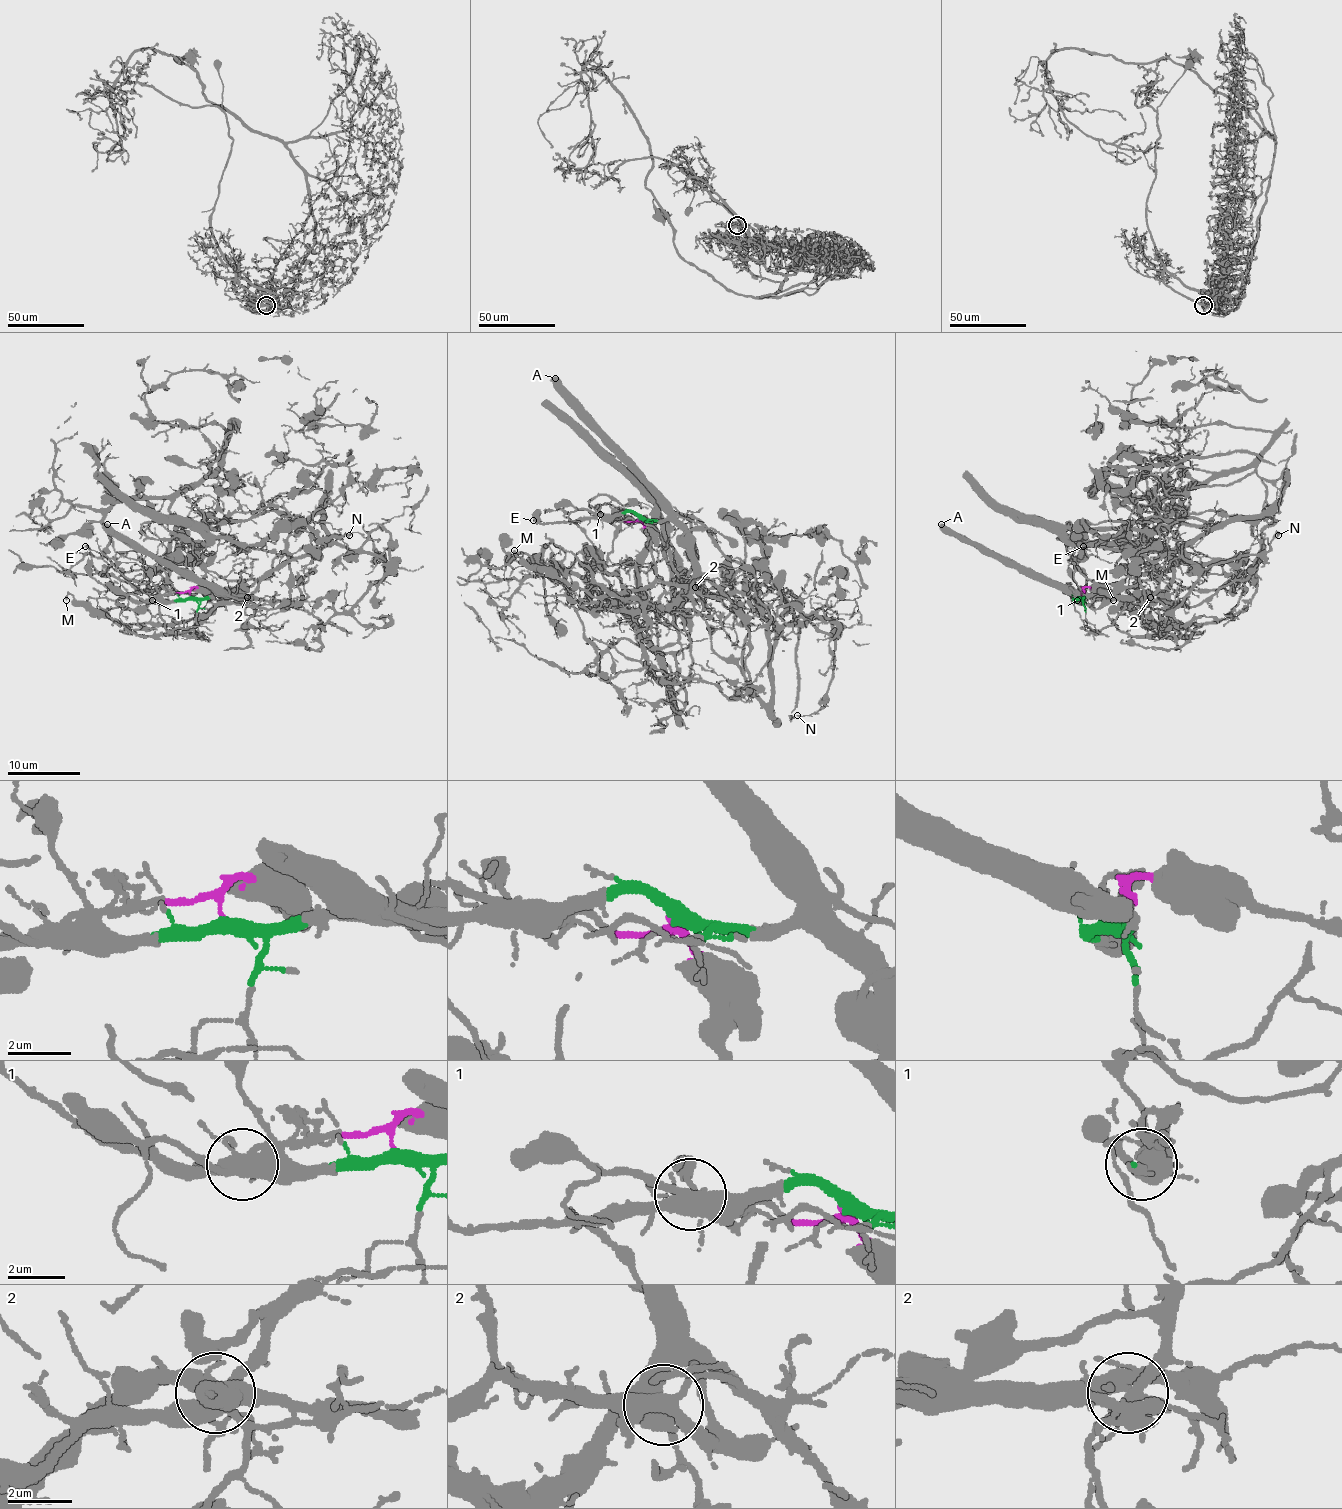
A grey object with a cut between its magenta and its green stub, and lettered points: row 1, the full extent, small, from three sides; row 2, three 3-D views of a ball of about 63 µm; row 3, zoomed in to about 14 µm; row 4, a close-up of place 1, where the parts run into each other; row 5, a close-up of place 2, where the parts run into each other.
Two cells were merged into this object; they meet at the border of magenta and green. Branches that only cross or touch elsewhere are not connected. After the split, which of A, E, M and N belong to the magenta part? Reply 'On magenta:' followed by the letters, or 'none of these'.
On magenta: M, N

